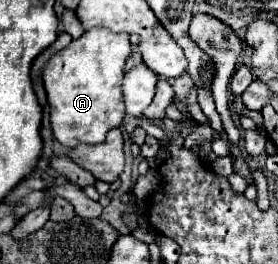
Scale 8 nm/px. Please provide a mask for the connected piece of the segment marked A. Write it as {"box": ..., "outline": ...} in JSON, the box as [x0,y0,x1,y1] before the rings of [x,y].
{"box":[42,29,132,149],"outline":[[[90,29],[46,63],[42,79],[50,103],[50,123],[54,137],[64,147],[72,149],[82,143],[102,143],[110,129],[122,125],[126,115],[122,79],[130,49],[132,45],[126,33]]]}

